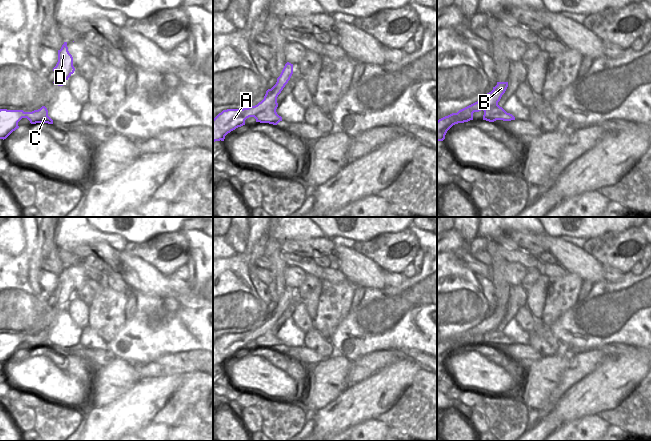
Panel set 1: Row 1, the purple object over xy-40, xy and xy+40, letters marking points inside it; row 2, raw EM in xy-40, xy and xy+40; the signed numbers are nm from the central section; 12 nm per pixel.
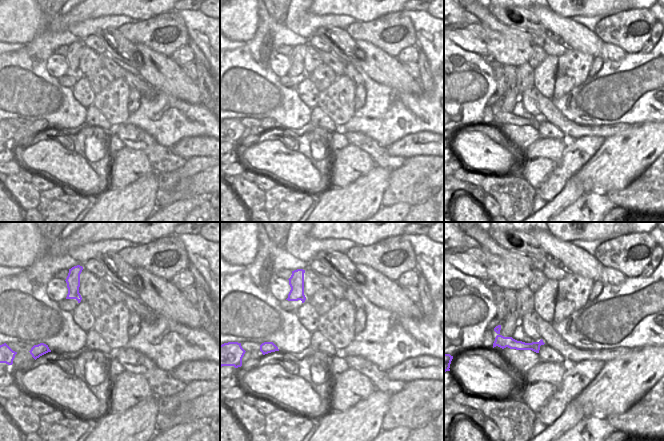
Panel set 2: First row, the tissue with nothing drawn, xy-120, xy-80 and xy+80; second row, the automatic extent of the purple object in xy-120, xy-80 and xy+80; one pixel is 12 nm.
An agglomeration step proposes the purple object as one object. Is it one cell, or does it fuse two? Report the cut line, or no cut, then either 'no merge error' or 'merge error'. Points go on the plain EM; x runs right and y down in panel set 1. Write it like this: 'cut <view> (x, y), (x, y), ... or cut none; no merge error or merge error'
cut xy (276, 323), (272, 328), (253, 340); merge error

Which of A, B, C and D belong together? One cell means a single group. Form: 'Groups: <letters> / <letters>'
Groups: A B D / C.

